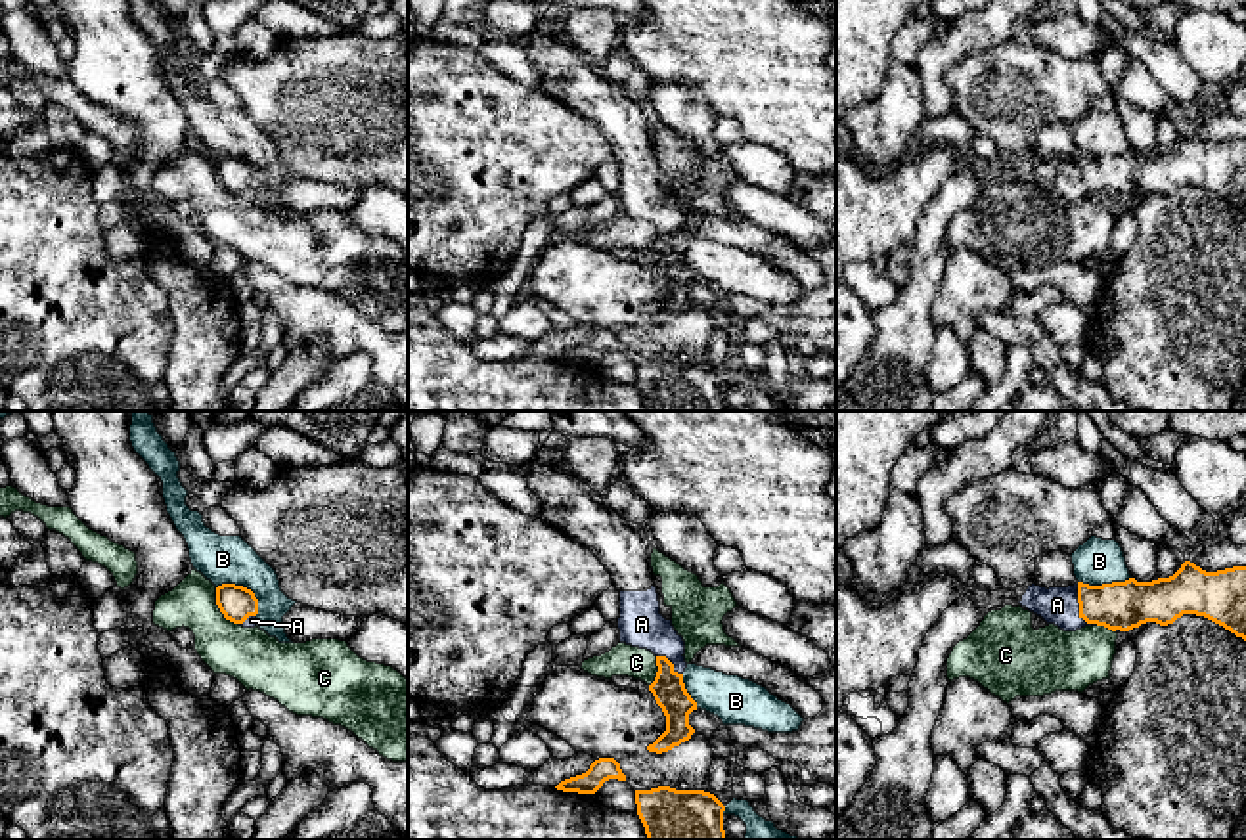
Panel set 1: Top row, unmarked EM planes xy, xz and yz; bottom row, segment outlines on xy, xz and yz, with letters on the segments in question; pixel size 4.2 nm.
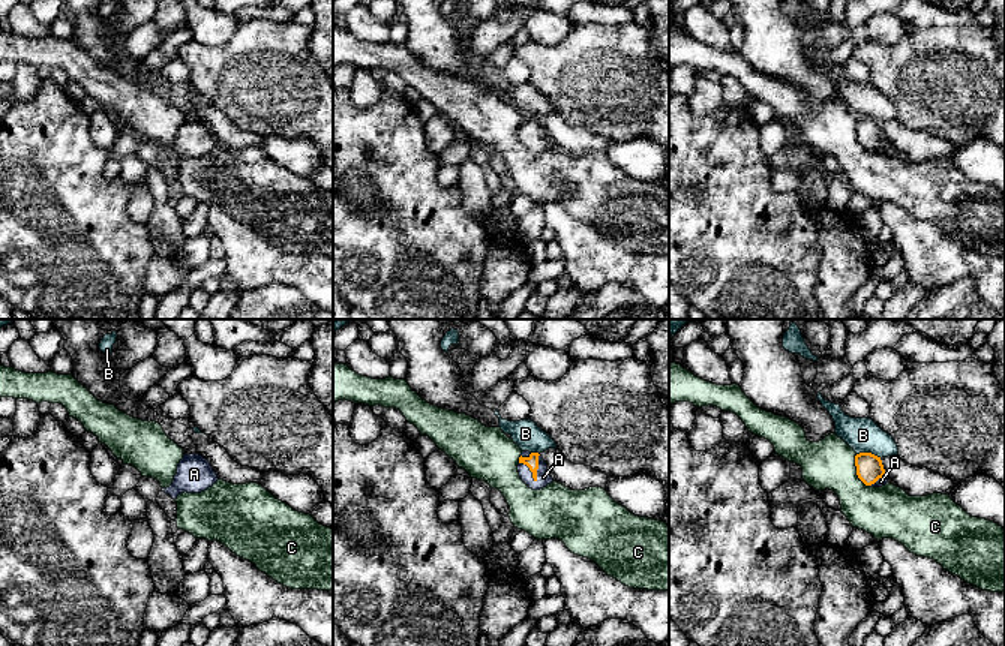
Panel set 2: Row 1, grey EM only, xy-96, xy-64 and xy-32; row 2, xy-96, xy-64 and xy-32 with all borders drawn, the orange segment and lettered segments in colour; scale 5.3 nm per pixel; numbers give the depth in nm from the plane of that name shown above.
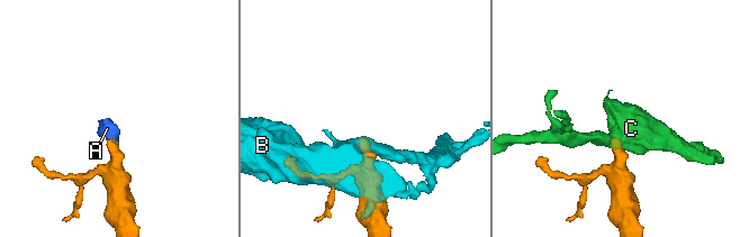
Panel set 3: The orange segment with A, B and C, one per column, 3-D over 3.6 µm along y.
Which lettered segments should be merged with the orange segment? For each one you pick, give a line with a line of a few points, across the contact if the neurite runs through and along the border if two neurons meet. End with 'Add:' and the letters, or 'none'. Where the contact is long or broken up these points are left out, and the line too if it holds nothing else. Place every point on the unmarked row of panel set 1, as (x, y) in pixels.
A: Line: yz (1120, 176), (1080, 178), (1057, 176)
Add: A

